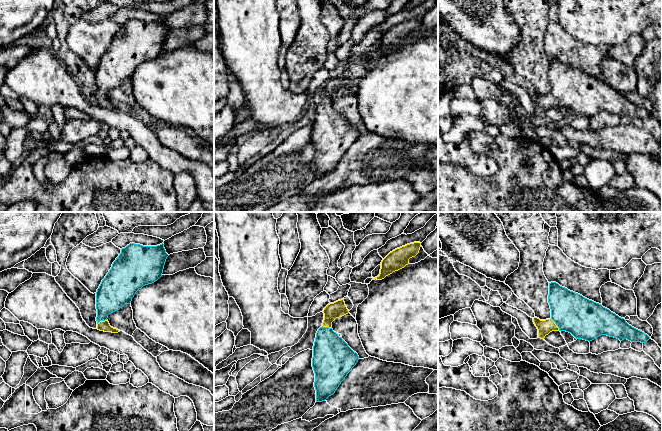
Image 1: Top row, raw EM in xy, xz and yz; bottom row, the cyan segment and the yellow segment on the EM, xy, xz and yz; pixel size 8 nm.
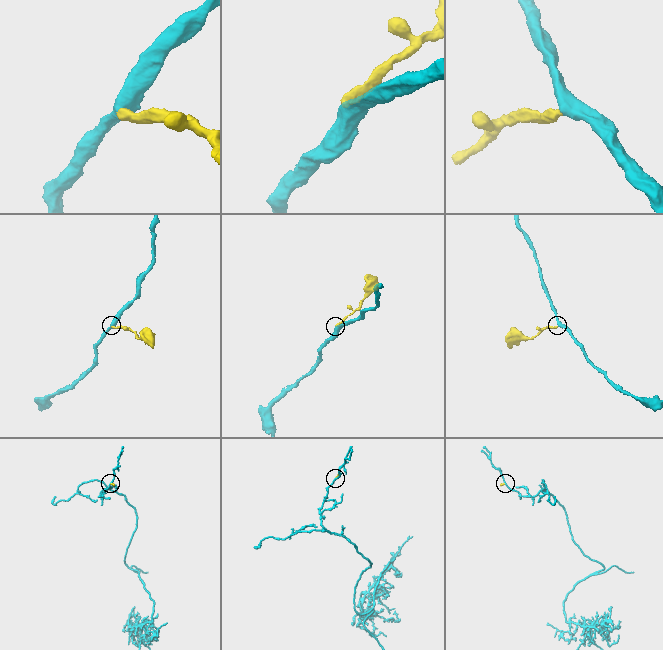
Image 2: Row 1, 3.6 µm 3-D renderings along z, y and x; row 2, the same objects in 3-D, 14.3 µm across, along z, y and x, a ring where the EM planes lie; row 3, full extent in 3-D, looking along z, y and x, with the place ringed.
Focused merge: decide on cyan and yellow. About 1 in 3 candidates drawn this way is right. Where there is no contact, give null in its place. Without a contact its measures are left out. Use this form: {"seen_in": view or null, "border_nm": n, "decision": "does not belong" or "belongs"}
{"seen_in": "yz", "border_nm": 130, "decision": "belongs"}

